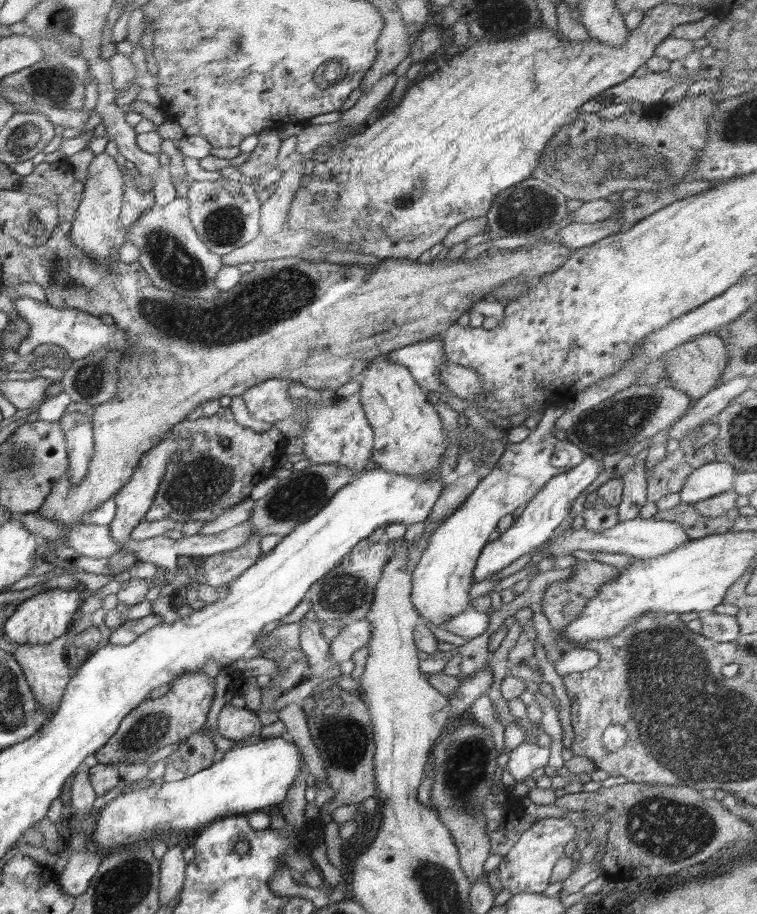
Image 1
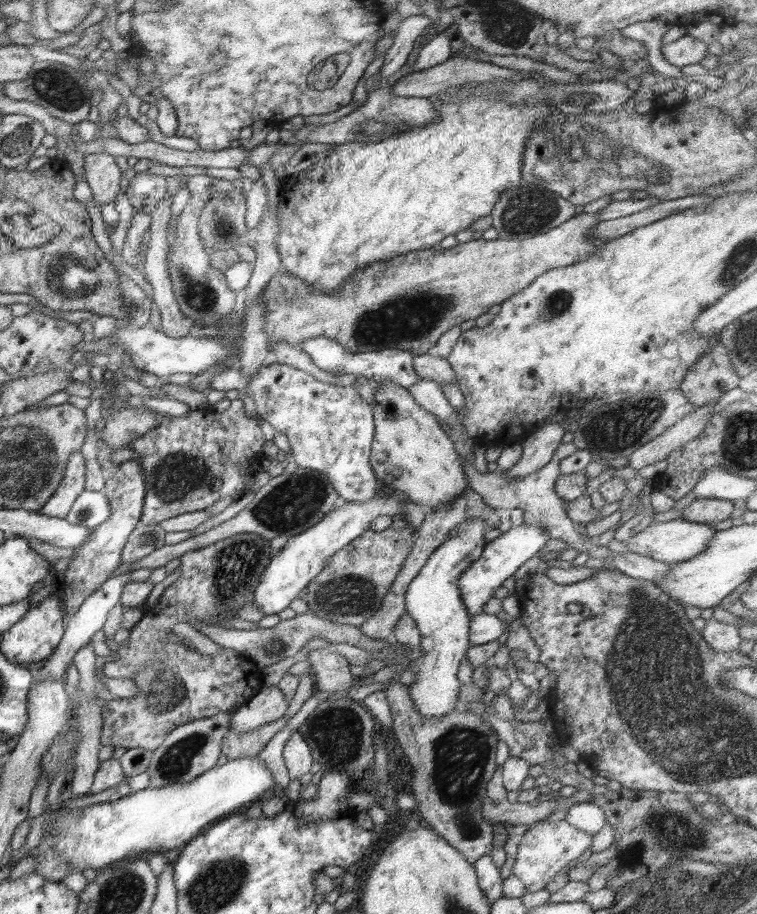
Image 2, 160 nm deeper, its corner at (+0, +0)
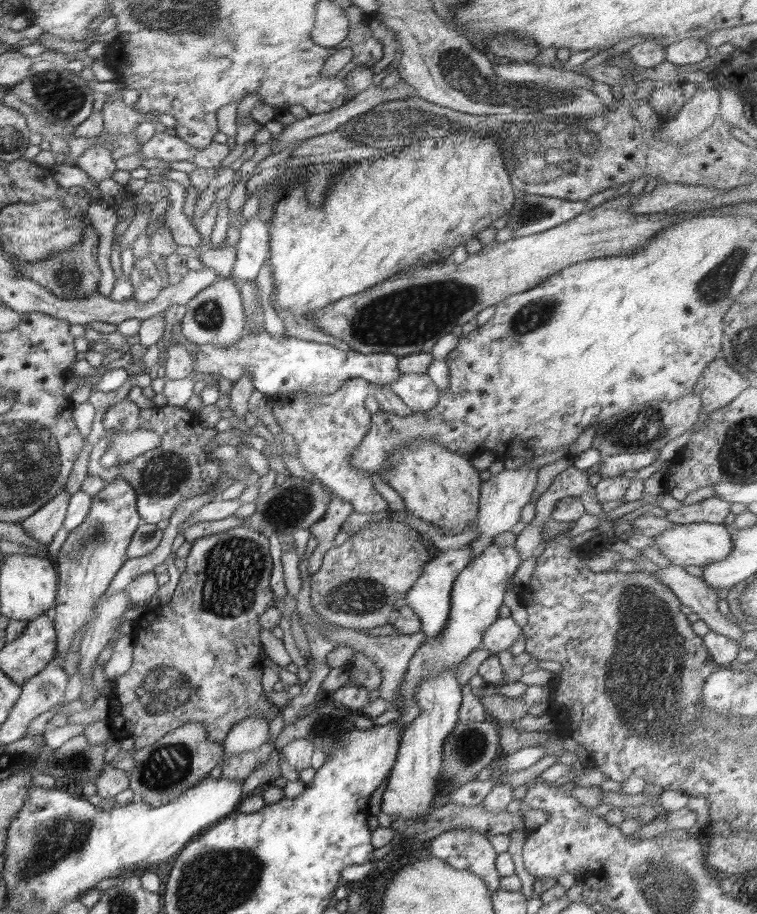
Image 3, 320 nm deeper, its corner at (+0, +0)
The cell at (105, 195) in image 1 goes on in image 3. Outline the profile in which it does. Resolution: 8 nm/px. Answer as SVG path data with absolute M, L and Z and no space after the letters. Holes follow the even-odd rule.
M90 146L78 156L76 167L82 169L92 180L100 182L103 178L112 177L117 170L115 161L110 150L102 146Z

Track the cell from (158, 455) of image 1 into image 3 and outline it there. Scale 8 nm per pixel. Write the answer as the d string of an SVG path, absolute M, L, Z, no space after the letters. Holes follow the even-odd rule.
M125 480L107 483L102 491L92 497L92 506L84 523L69 533L58 556L52 559L59 568L53 621L57 633L55 657L63 656L61 667L71 677L79 672L81 661L79 648L69 652L72 641L76 633L91 620L97 602L105 595L118 570L129 560L126 556L128 545L142 523L143 519L137 512L136 491L132 486Z

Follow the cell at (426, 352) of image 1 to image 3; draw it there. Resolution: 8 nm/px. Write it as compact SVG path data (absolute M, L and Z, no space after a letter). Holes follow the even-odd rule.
M267 331L257 335L244 335L232 346L216 346L215 344L197 344L198 353L192 351L194 364L192 374L203 372L208 375L219 375L233 383L243 372L249 372L253 388L264 395L276 396L289 392L319 392L334 394L345 381L363 378L374 385L386 385L398 380L399 357L390 353L368 353L358 351L342 351L326 343L316 343L295 337L276 339Z

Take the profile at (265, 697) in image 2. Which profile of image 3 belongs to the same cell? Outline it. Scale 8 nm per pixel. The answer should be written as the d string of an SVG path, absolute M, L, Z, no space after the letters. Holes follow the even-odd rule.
M257 714L256 716L245 718L234 726L221 743L224 752L218 762L218 766L222 766L223 762L233 754L252 752L260 748L269 739L268 732L270 730L268 724L268 720Z

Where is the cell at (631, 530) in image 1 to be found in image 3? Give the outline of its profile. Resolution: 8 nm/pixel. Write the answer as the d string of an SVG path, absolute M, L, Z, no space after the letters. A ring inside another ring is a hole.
M702 522L699 524L674 524L674 527L652 537L654 548L661 550L666 559L676 566L699 566L703 569L711 563L726 559L734 548L730 533L725 524Z

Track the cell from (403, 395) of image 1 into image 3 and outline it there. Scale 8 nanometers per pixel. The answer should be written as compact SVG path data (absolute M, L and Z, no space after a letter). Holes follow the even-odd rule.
M415 440L409 446L397 448L387 458L385 468L378 472L378 475L404 499L406 509L414 517L438 526L446 536L464 532L472 520L478 517L478 501L480 501L480 484L482 482L479 470L472 466L471 457L467 458L458 453L450 452L445 446L433 440Z

